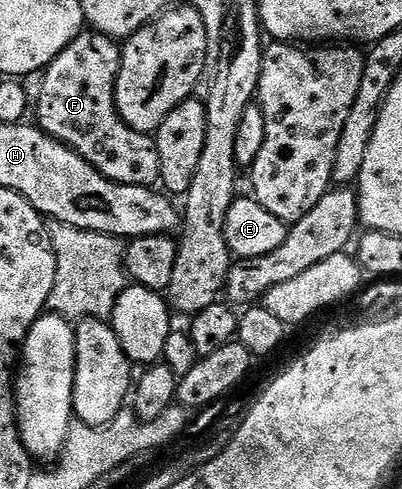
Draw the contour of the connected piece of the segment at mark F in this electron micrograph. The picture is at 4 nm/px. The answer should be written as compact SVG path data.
M92 29L75 37L75 41L71 41L71 45L67 45L67 49L59 53L59 57L52 59L43 72L43 93L39 93L39 103L35 108L35 123L48 135L65 143L91 165L95 165L95 169L99 169L103 177L123 185L156 188L161 170L154 136L131 129L117 111L117 74L121 68L122 50L122 44L118 40L109 39Z

